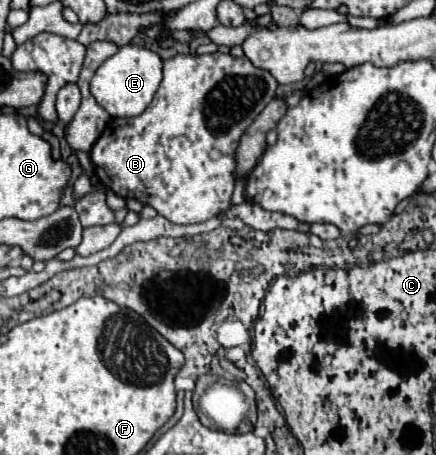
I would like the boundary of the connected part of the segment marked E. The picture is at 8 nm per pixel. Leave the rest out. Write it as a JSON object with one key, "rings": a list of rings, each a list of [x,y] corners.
{"rings":[[[127,44],[123,46],[115,56],[107,58],[95,72],[93,80],[91,80],[91,94],[97,100],[99,106],[103,106],[113,118],[117,116],[139,116],[149,102],[153,100],[161,78],[163,78],[163,62],[161,58],[143,48],[143,46],[133,46]]]}

